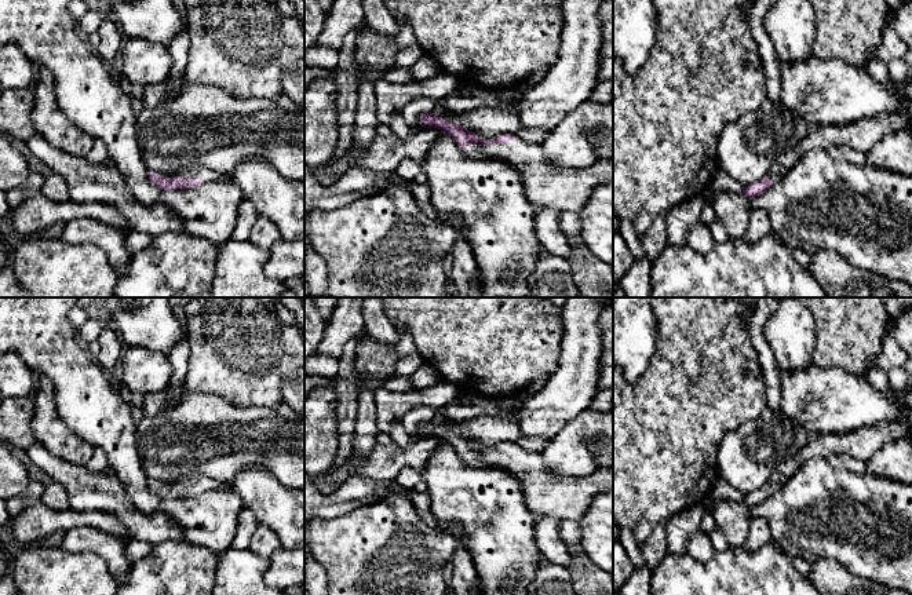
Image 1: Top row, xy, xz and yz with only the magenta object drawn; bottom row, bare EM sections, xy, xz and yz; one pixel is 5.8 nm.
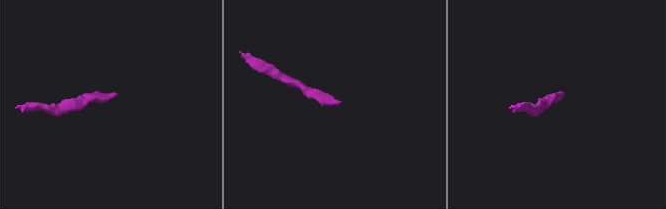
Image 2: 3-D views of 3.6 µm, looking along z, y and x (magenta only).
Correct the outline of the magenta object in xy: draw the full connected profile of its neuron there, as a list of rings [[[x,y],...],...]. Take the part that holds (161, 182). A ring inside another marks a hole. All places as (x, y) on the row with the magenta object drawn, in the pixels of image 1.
[[[194,167],[179,169],[175,174],[149,171],[149,180],[161,190],[175,190],[200,186],[205,182],[227,182],[231,179],[226,175],[218,175],[209,168]]]

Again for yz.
[[[898,113],[864,117],[849,124],[810,127],[807,135],[792,150],[776,160],[763,178],[745,185],[741,193],[748,200],[758,197],[777,183],[810,150],[849,146],[867,154],[887,132],[906,127],[908,117]]]

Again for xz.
[[[430,112],[420,114],[424,125],[450,135],[471,158],[497,158],[514,167],[521,178],[533,211],[579,213],[598,185],[613,180],[613,160],[598,160],[587,168],[551,165],[541,145],[526,143],[515,135],[503,134],[493,139],[478,138],[464,125],[446,121]]]

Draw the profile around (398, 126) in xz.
[[[402,112],[394,113],[391,116],[388,127],[391,128],[394,135],[397,135],[398,138],[402,138],[402,139],[409,138],[411,135],[413,135],[419,131],[431,128],[431,127],[424,125],[422,123],[420,117],[417,118],[417,125],[415,128],[411,128],[402,116]]]

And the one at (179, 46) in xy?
[[[187,30],[179,32],[168,45],[169,54],[172,56],[172,69],[169,76],[169,90],[167,92],[167,101],[175,101],[180,96],[189,48],[190,36]]]

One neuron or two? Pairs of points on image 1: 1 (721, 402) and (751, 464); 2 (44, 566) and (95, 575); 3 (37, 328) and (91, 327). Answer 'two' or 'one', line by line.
1: two
2: one
3: two

